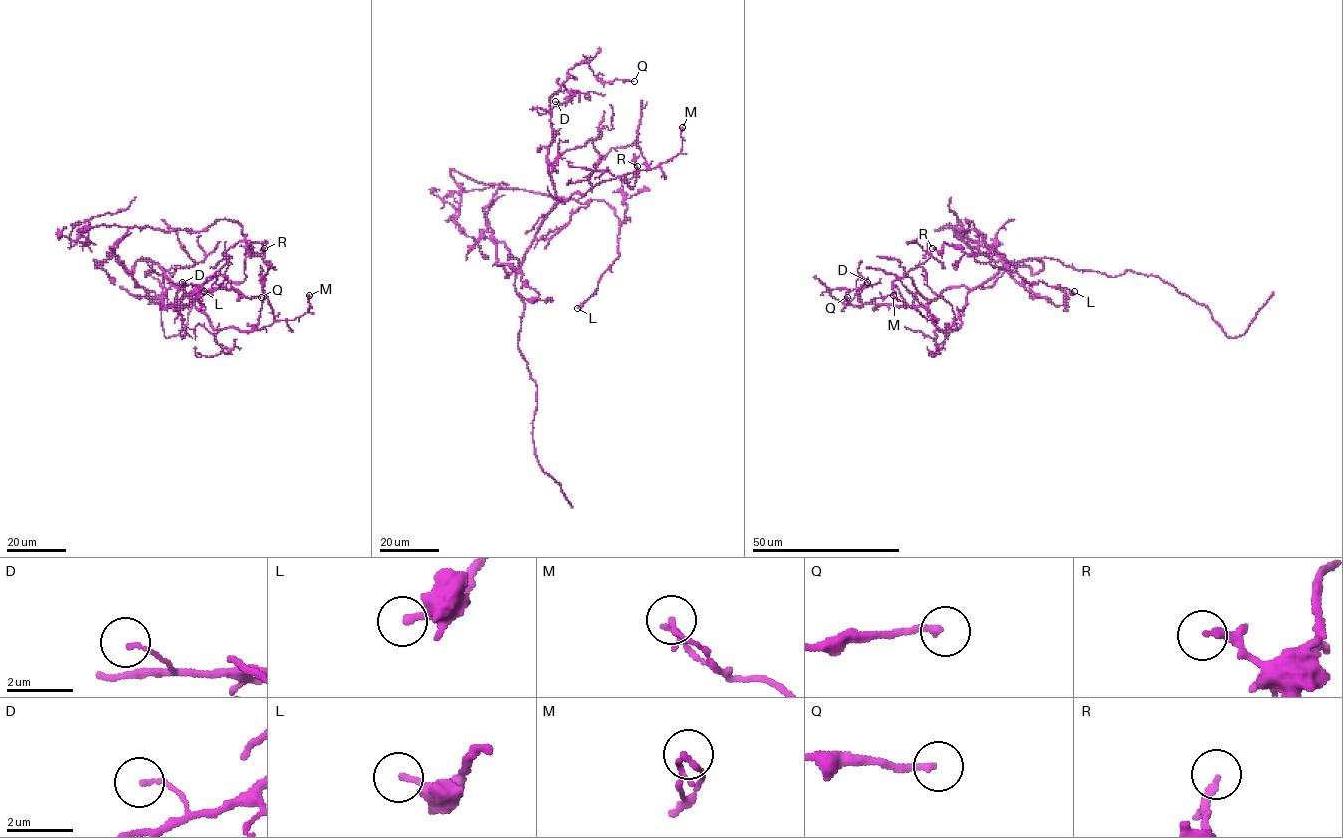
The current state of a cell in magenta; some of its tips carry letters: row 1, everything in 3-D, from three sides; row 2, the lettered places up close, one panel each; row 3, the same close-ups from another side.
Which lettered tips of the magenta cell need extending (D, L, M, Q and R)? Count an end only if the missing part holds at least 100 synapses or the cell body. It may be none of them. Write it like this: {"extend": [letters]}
{"extend": []}

